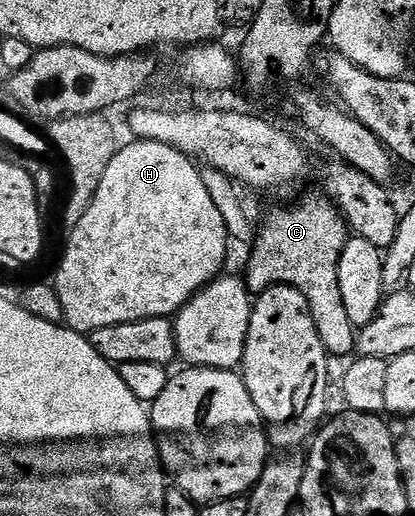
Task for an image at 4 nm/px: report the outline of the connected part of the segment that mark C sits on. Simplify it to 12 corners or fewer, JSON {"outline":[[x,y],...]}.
{"outline":[[325,193],[267,212],[244,273],[308,300],[330,356],[355,353],[338,261],[348,223]]}

